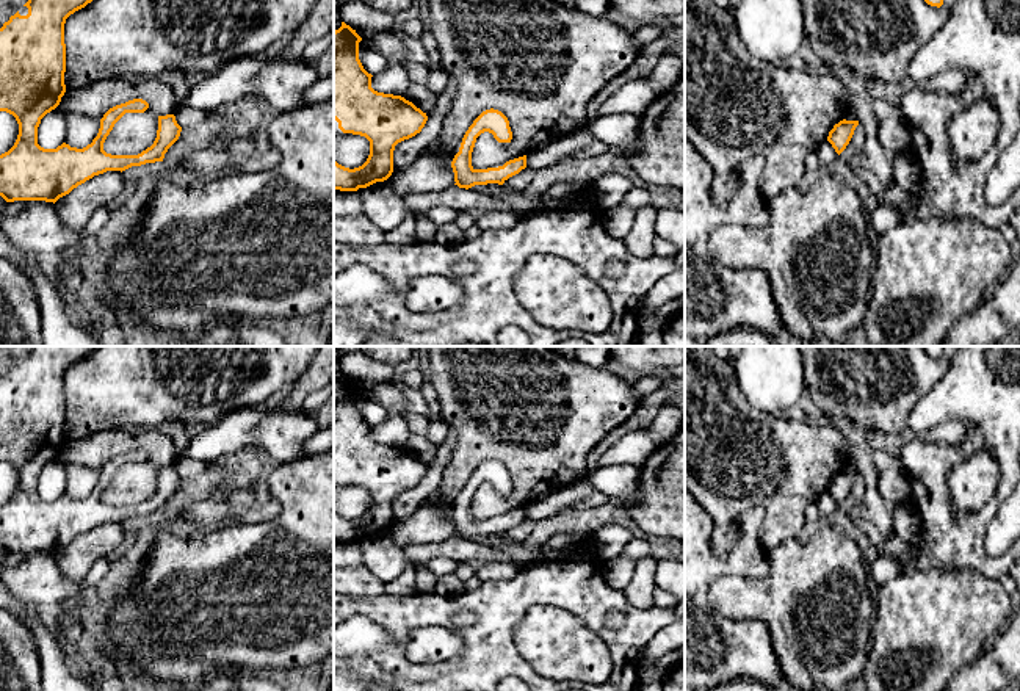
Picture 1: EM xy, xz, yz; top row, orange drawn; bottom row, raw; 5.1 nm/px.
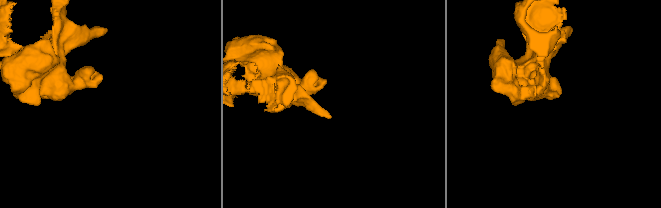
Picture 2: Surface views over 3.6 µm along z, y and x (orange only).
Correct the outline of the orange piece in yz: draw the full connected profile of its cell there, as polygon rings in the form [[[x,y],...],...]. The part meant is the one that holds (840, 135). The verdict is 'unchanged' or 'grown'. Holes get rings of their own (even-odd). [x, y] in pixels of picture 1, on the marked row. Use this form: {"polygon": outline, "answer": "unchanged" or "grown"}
{"polygon": [[[843,119],[838,124],[835,124],[834,128],[829,132],[827,141],[832,144],[832,147],[838,155],[849,144],[857,125],[859,125],[859,121]]], "answer": "unchanged"}

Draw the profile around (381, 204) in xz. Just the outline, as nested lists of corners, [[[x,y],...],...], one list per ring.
[[[389,180],[359,188],[362,215],[384,232],[393,230],[404,218],[407,207],[404,197],[392,188]]]

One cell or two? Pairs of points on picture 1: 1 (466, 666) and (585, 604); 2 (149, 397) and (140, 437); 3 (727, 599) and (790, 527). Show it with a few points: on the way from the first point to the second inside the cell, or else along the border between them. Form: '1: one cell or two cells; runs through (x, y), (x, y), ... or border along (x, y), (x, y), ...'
1: one cell; runs through (491, 635), (528, 594), (553, 594)
2: two cells; border along (157, 428), (104, 430)
3: two cells; border along (798, 536), (784, 539), (768, 552)

